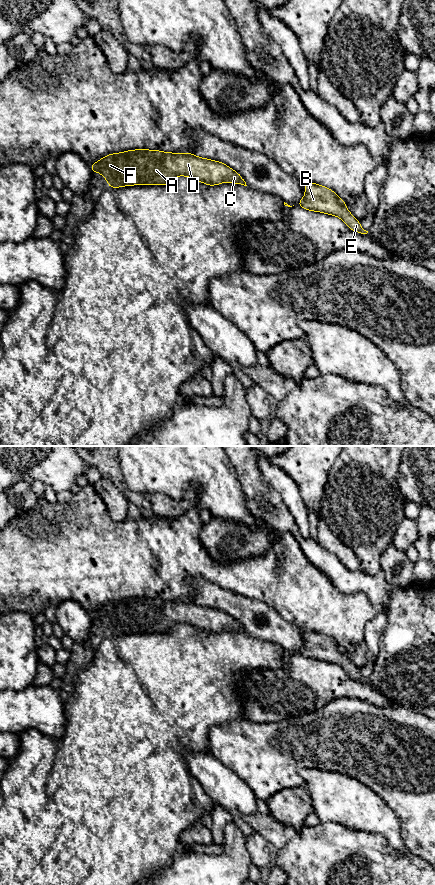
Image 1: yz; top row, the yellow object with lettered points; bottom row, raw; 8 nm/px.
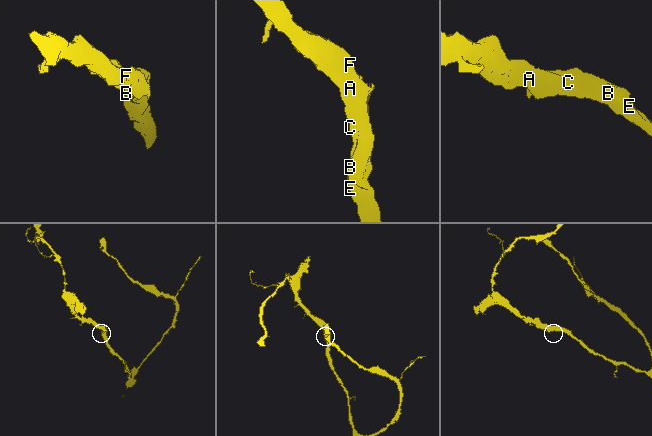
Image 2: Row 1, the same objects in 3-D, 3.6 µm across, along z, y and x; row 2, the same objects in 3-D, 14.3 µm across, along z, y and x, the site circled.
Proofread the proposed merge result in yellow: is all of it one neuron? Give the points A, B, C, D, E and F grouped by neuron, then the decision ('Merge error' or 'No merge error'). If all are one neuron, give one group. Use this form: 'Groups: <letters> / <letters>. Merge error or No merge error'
Groups: A B C D E F. No merge error

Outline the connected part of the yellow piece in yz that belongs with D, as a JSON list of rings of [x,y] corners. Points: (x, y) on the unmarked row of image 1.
[[[135,597],[106,603],[89,614],[92,622],[98,619],[108,629],[111,637],[133,633],[169,633],[176,624],[191,625],[207,634],[223,630],[247,634],[242,624],[228,613],[191,600],[179,602]]]

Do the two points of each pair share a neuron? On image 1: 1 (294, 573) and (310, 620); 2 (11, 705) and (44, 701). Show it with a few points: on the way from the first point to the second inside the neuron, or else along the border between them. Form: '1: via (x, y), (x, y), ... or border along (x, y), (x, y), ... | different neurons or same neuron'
1: via (300, 585), (300, 592), (310, 602), (310, 608) | same neuron
2: via (19, 705), (36, 705) | same neuron

